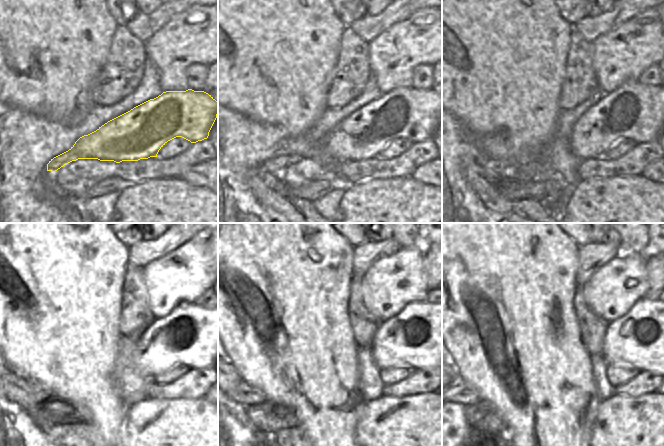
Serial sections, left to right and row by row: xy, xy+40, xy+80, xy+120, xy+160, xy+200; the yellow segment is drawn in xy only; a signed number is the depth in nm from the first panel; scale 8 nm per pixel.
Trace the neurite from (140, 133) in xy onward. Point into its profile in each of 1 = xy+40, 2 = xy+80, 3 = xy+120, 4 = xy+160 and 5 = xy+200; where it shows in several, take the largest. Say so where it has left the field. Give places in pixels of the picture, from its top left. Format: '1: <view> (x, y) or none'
1: xy+40 (408, 113)
2: xy+80 (633, 111)
3: xy+120 (196, 337)
4: xy+160 (421, 336)
5: xy+200 (645, 337)

